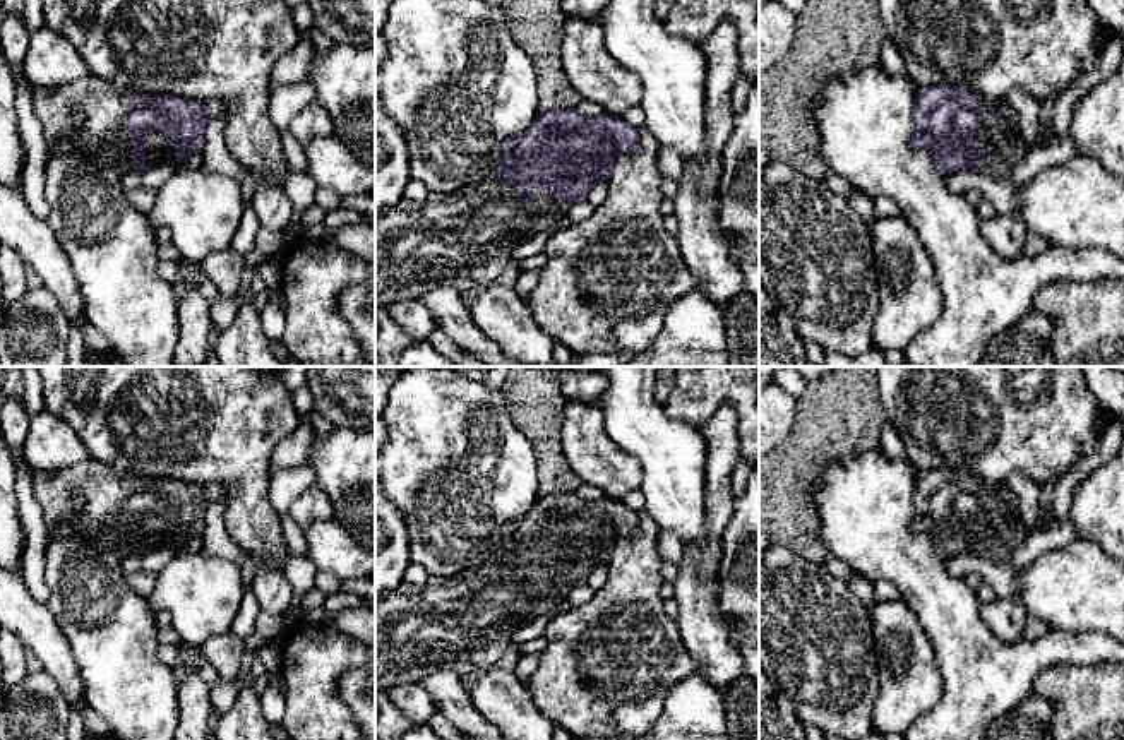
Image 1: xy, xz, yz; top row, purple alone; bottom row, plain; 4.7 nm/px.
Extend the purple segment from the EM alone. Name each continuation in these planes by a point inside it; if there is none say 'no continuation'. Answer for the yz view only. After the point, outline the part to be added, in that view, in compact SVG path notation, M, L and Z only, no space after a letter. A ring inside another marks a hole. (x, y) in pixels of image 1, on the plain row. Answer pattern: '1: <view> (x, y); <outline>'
1: yz (1003, 530); M966 476L980 481L980 507L973 516L973 524L980 528L978 557L1002 562L1026 541L1031 528L1025 524L1018 495L1007 483Z

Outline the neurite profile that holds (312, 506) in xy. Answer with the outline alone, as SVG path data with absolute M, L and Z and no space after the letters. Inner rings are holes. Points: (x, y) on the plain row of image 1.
M314 483L293 502L288 516L300 529L305 531L315 522L336 519L336 510L331 498L319 488L317 483Z

